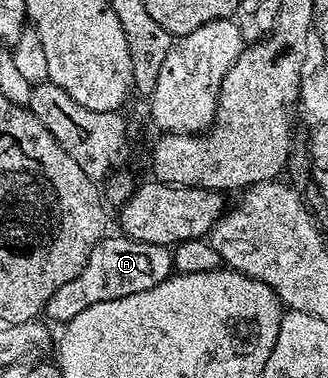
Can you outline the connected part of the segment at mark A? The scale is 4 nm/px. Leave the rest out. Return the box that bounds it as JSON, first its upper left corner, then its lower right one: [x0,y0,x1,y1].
[45,234,174,326]

